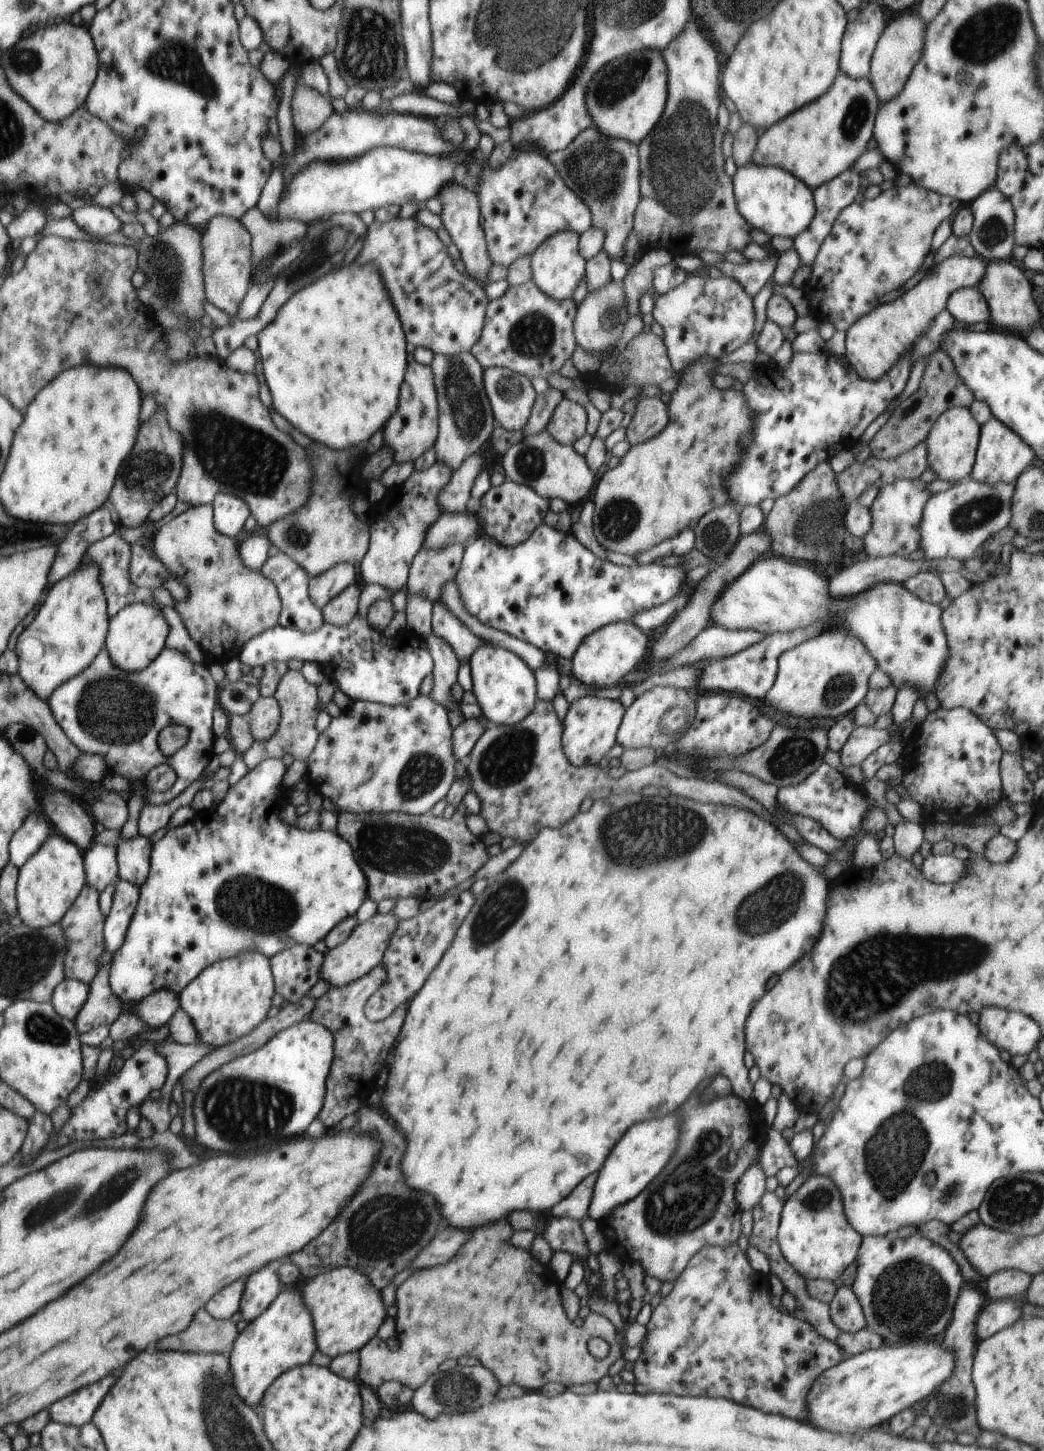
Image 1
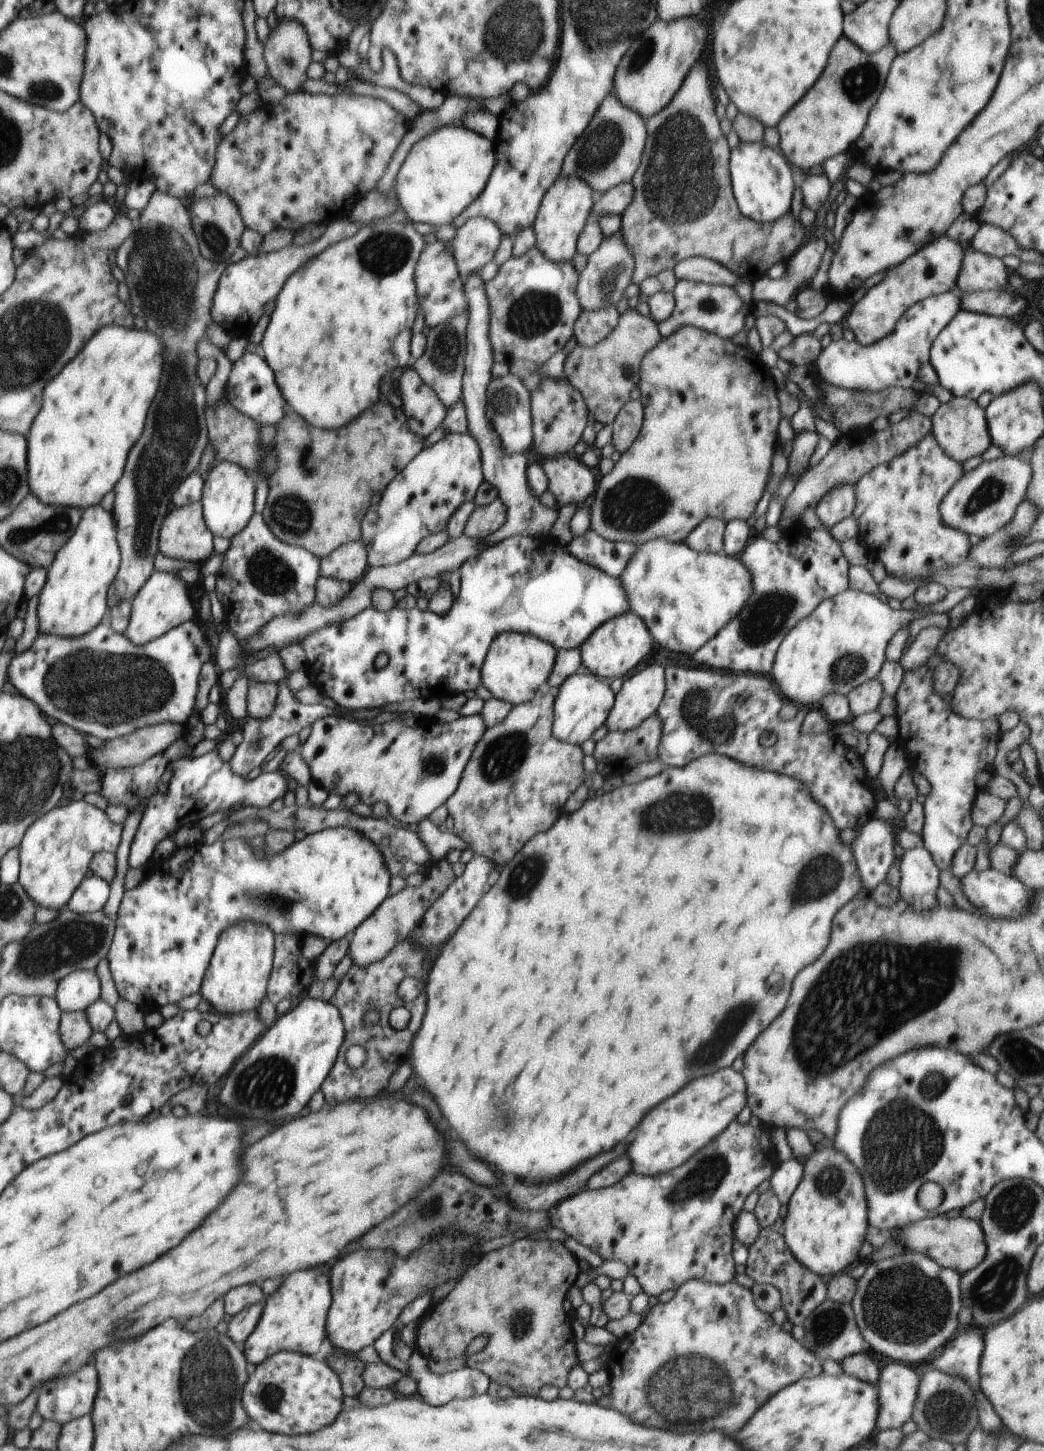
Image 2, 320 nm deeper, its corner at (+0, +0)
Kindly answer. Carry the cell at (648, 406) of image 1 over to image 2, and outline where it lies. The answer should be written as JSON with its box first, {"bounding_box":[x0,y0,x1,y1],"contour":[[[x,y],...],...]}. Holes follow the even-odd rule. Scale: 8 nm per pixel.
{"bounding_box":[612,400,644,453],"contour":[[[636,400],[628,401],[617,414],[612,428],[612,441],[615,450],[623,453],[636,440],[644,420],[643,404]]]}

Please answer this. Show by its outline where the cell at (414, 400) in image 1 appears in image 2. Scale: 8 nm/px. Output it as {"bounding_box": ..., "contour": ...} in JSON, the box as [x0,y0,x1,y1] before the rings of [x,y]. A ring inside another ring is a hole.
{"bounding_box":[398,364,447,439],"contour":[[[412,364],[402,370],[398,389],[402,393],[402,408],[409,427],[426,439],[443,424],[447,406],[444,406],[432,387],[423,382]]]}

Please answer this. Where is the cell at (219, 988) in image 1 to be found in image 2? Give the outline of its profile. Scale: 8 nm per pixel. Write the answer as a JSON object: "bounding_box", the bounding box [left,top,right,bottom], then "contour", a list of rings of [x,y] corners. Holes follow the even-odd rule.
{"bounding_box":[199,921,275,1014],"contour":[[[256,921],[228,925],[218,937],[207,975],[204,976],[203,990],[199,992],[203,997],[203,1007],[228,1014],[258,1010],[266,996],[272,972],[275,935],[267,924]]]}

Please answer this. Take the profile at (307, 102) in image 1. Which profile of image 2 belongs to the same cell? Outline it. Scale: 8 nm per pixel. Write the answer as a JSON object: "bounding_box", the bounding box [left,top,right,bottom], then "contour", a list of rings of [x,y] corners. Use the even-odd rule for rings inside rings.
{"bounding_box":[262,19,313,93],"contour":[[[296,19],[277,20],[276,27],[269,32],[268,40],[263,46],[262,63],[267,66],[271,78],[280,86],[284,86],[288,93],[301,90],[301,84],[308,79],[307,68],[313,61],[311,46],[304,25]]]}

